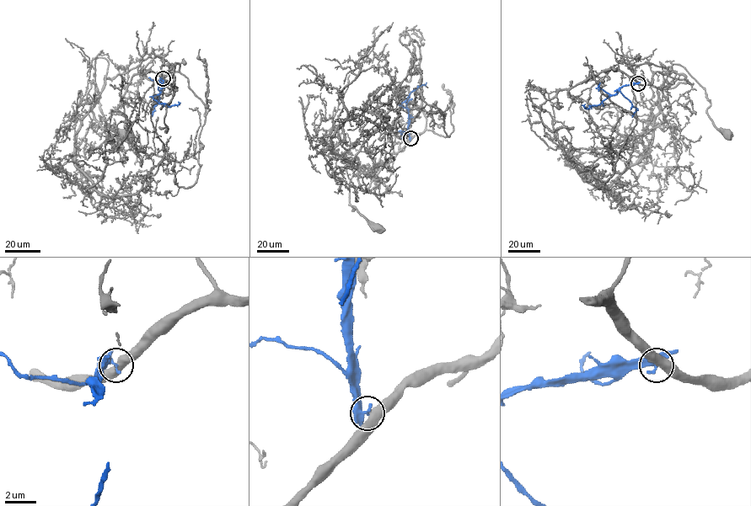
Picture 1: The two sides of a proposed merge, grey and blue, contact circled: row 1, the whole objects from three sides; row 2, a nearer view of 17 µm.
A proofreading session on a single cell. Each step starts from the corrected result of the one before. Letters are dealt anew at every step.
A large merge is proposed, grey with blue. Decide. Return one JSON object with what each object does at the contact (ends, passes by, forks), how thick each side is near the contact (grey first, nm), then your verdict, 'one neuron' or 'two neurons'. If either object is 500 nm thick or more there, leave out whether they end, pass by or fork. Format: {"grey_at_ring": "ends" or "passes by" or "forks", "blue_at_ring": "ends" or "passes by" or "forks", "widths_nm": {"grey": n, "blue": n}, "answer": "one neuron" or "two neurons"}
{"widths_nm": {"grey": 500, "blue": 320}, "answer": "two neurons"}

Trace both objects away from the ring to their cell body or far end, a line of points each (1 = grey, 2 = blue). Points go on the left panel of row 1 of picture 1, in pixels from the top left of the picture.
1: (163, 78), (150, 80), (136, 66), (104, 78), (104, 84), (109, 62), (95, 60), (100, 112), (127, 136)
2: (163, 78), (160, 93), (152, 98), (169, 107), (180, 103)

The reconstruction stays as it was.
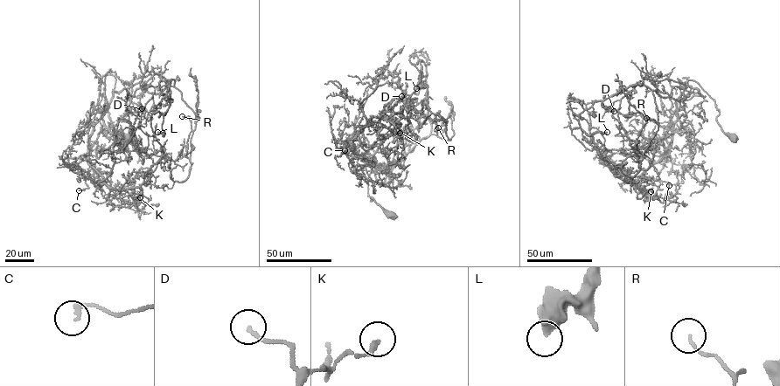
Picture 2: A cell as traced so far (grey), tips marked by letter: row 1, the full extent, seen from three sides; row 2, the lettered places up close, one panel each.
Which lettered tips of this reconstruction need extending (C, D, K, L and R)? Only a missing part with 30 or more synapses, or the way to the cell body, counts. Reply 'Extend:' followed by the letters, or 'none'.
Extend: none

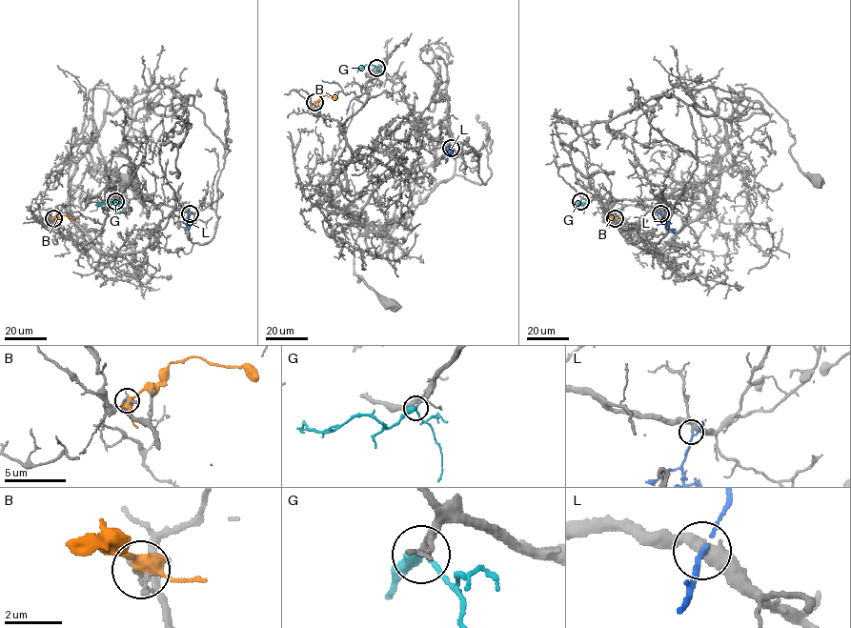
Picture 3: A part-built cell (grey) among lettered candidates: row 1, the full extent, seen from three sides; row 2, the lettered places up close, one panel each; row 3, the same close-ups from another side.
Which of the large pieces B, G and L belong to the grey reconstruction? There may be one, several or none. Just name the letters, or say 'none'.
G, L

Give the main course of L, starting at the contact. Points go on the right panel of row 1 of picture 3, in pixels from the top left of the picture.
L: (660, 213), (674, 233)

